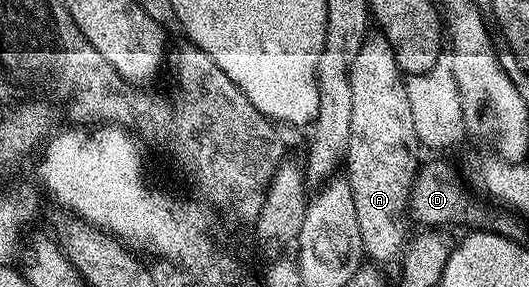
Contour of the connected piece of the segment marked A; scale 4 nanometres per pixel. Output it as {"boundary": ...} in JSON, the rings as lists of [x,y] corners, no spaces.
{"boundary":[[[373,31],[368,34],[351,66],[350,83],[351,131],[343,173],[353,188],[365,257],[381,267],[396,266],[407,244],[405,217],[419,168],[419,146],[415,123],[411,119],[411,99],[405,90],[406,78],[397,66],[393,48],[384,33]]]}

